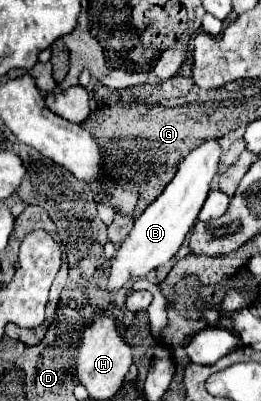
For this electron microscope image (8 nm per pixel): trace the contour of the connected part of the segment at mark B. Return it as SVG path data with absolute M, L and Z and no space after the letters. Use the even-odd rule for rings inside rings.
M210 141L210 143L202 143L200 147L196 147L178 165L176 177L166 185L162 195L156 197L156 201L152 201L140 217L136 217L130 235L122 241L110 265L108 283L106 283L106 289L110 293L116 293L118 289L122 289L128 281L132 281L132 277L144 277L152 269L162 267L178 253L188 231L194 227L198 211L202 209L202 203L210 191L210 181L216 175L218 159L222 155L220 151L222 151L220 141Z

